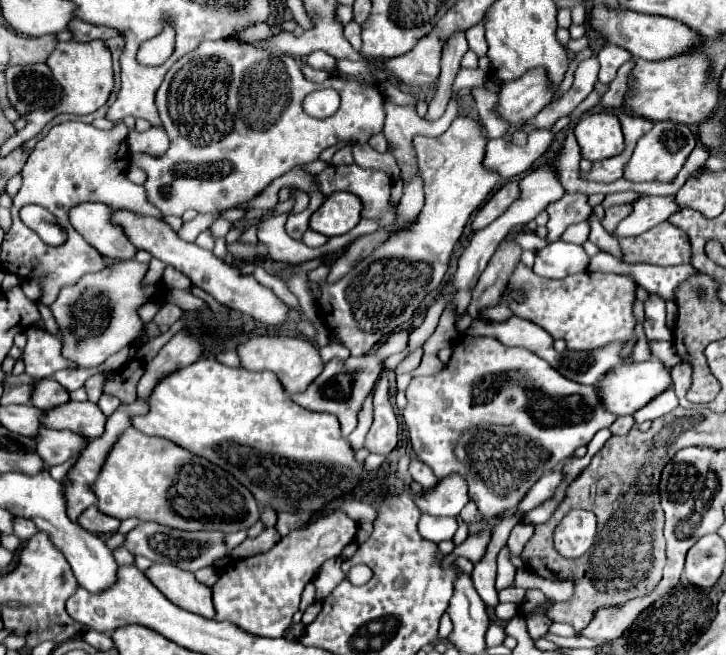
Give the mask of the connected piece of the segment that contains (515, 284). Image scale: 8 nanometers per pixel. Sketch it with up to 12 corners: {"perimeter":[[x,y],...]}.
{"perimeter":[[518,263],[504,295],[572,351],[636,345],[632,275],[538,277]]}

